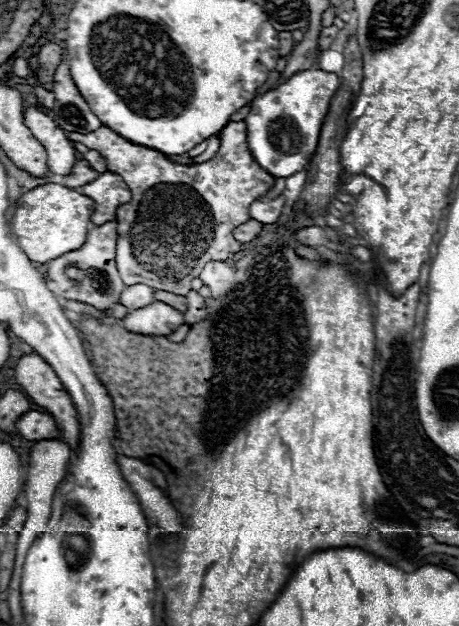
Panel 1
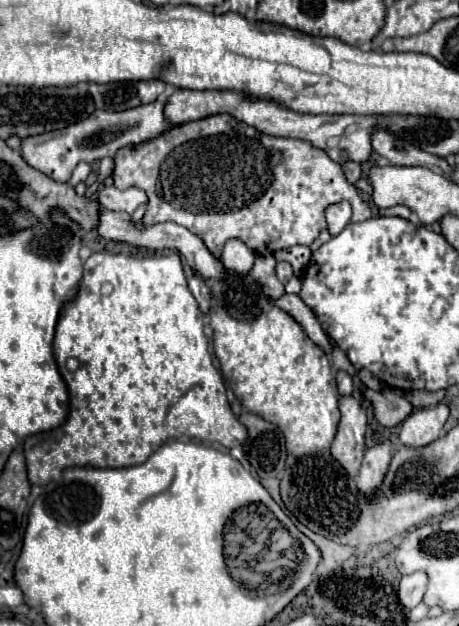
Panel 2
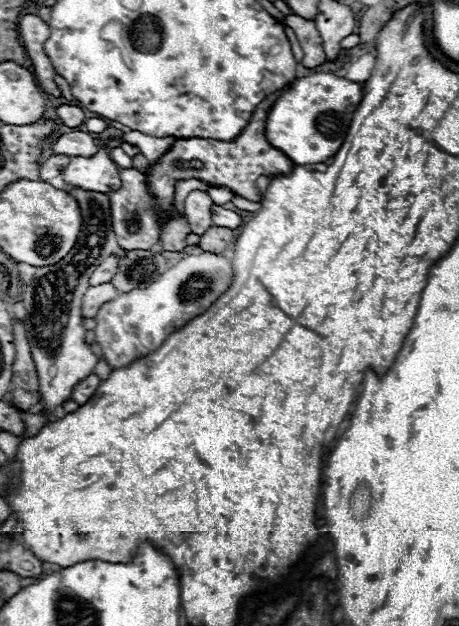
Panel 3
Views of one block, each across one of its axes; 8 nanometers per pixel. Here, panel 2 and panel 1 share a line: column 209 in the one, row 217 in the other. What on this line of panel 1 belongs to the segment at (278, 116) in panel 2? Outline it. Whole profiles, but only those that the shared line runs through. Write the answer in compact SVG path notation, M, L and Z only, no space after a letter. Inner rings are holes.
M112 172L100 174L96 180L80 186L78 192L86 192L86 196L94 200L96 208L92 214L92 222L96 226L116 220L118 206L126 204L132 198L126 182L118 174L112 174Z

